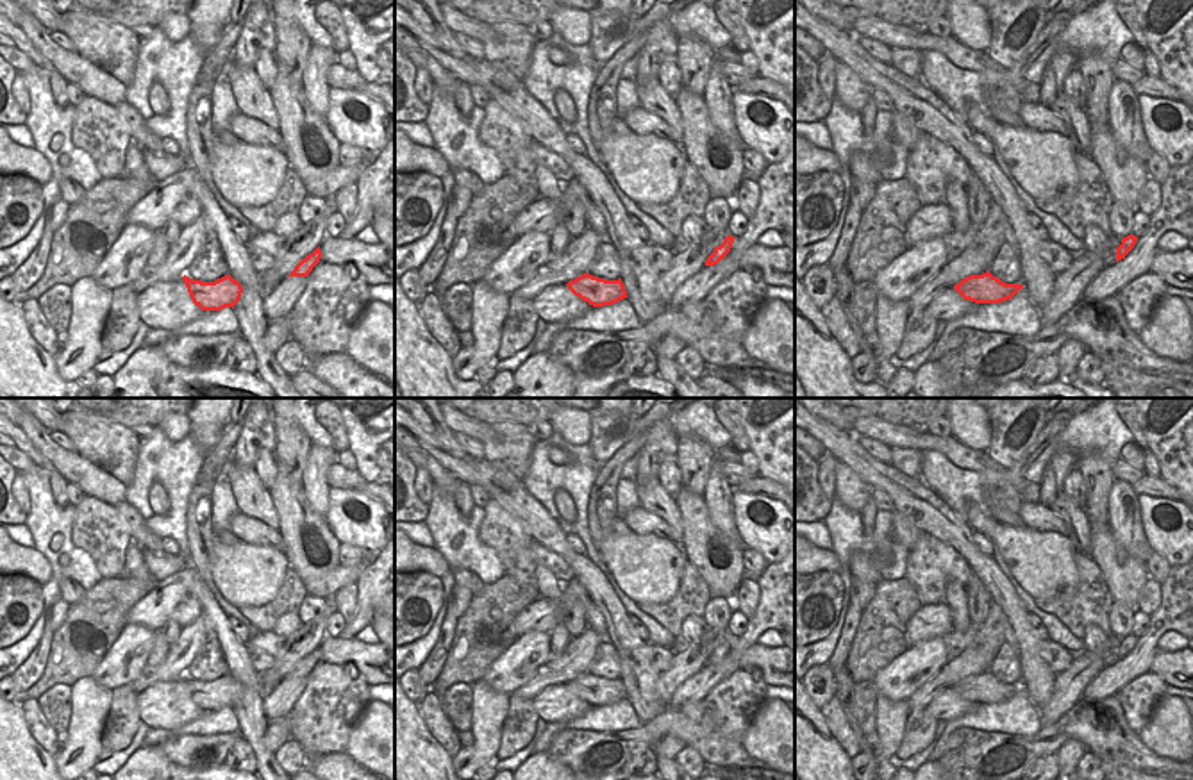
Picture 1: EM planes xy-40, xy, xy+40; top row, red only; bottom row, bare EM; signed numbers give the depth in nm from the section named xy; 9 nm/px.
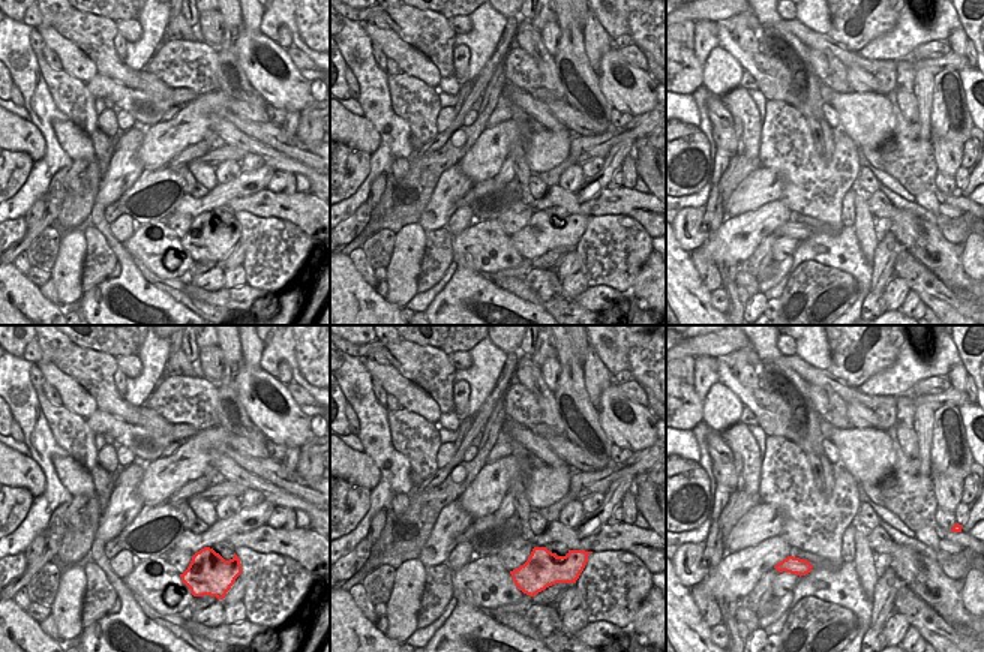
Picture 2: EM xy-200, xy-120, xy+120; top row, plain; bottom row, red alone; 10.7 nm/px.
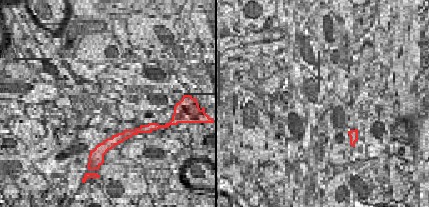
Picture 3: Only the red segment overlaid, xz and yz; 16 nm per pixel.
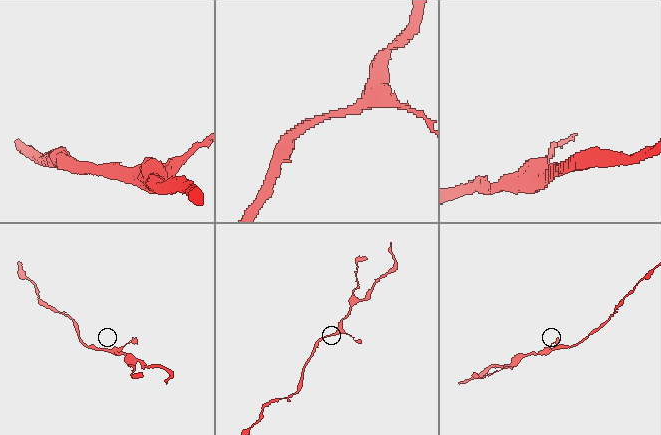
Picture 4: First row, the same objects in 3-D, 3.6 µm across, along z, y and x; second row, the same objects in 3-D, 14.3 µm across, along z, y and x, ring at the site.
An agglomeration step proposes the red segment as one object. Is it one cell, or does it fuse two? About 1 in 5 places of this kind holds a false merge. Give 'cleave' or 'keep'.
keep

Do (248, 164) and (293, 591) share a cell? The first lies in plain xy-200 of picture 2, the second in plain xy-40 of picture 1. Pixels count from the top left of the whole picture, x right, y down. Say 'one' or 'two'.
two

